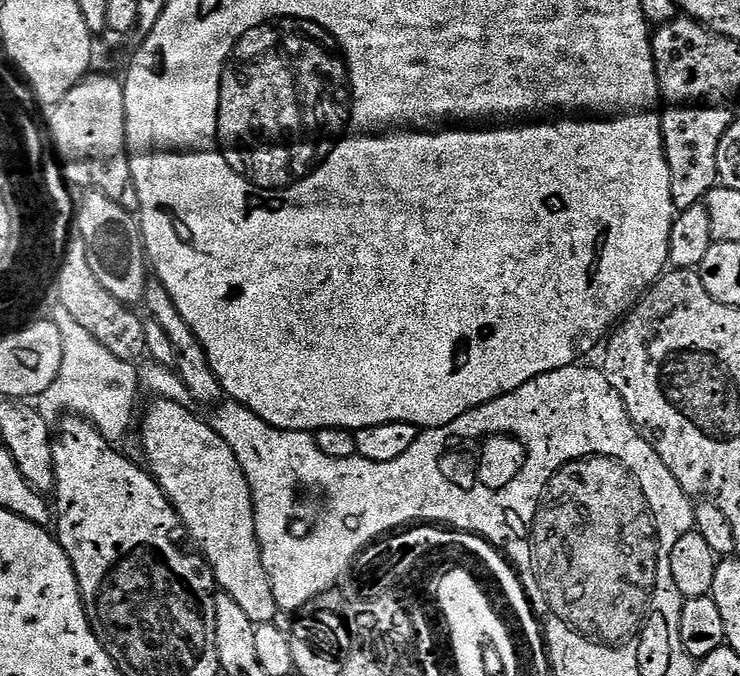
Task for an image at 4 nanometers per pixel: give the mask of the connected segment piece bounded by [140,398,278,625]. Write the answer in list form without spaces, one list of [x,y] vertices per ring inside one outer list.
[[[159,398],[151,401],[153,404],[144,412],[144,421],[140,424],[140,444],[144,447],[144,456],[148,459],[146,463],[147,471],[152,473],[153,478],[160,483],[161,490],[166,494],[166,498],[174,506],[174,510],[180,516],[180,522],[183,531],[188,531],[194,539],[200,543],[198,547],[199,555],[207,560],[212,568],[212,573],[216,579],[216,587],[219,591],[230,594],[230,598],[234,598],[234,602],[238,602],[238,606],[250,618],[250,622],[257,624],[270,624],[277,619],[278,609],[274,602],[274,590],[270,586],[270,578],[266,574],[266,566],[262,562],[262,554],[258,546],[258,538],[256,537],[256,527],[254,526],[254,506],[252,505],[252,495],[250,494],[250,486],[244,477],[242,466],[238,466],[238,458],[234,454],[234,450],[229,444],[221,438],[219,434],[212,429],[211,423],[207,419],[199,420],[192,412],[187,412],[189,409],[185,405],[174,402],[173,400],[162,400]]]

